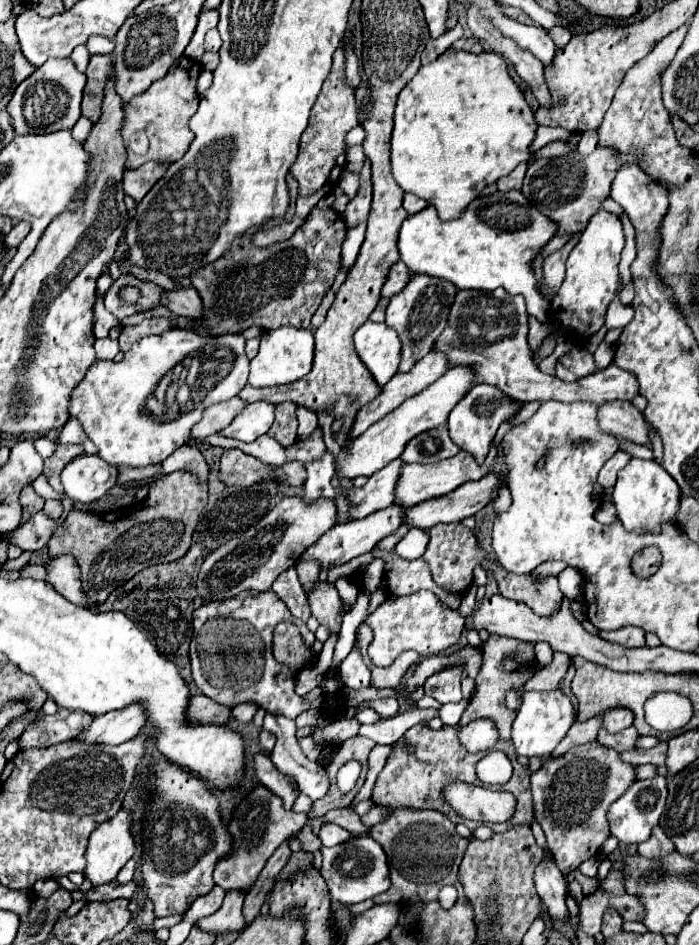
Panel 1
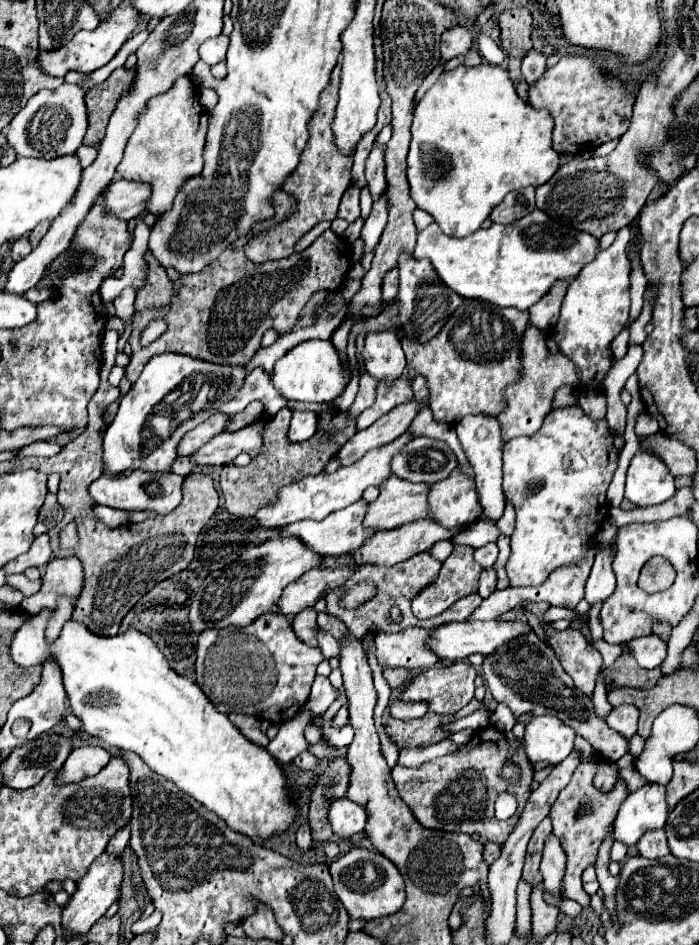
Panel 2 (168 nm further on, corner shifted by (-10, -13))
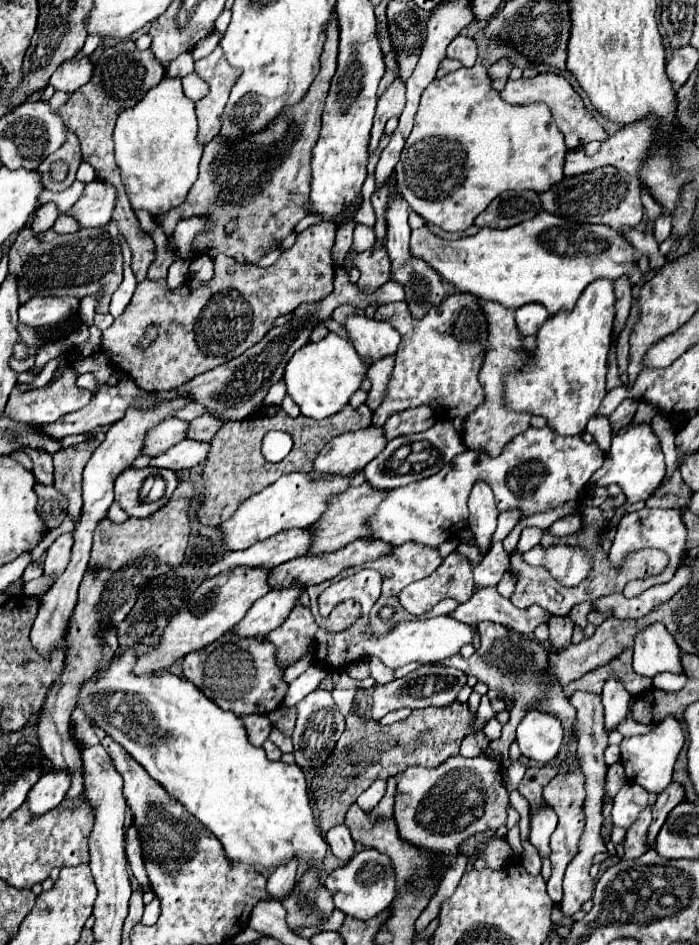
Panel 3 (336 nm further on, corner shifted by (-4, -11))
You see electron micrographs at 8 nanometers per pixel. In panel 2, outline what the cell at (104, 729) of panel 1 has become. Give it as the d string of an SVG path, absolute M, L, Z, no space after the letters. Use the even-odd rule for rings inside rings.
M98 745L78 747L70 753L66 763L62 765L62 769L56 777L56 785L70 785L70 783L82 781L84 777L96 775L110 759L112 757L108 755L108 751Z

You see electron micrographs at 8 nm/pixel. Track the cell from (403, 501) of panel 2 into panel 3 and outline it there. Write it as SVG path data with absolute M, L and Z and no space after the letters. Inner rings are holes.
M362 483L360 487L350 487L342 495L336 495L330 499L330 505L326 513L312 525L314 537L312 537L312 555L318 553L330 553L338 551L338 547L346 547L346 543L368 537L370 535L370 517L378 509L378 503L388 495L388 491L378 491L376 487L370 487L370 483Z

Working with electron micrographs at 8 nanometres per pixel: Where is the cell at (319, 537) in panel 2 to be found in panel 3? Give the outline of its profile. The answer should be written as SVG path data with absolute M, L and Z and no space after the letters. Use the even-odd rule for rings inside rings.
M290 529L280 531L278 535L272 535L270 539L264 539L262 543L254 543L246 551L234 551L226 557L218 559L210 571L208 577L218 575L230 567L246 565L246 567L276 567L280 563L286 563L294 557L308 555L312 547L312 529Z

